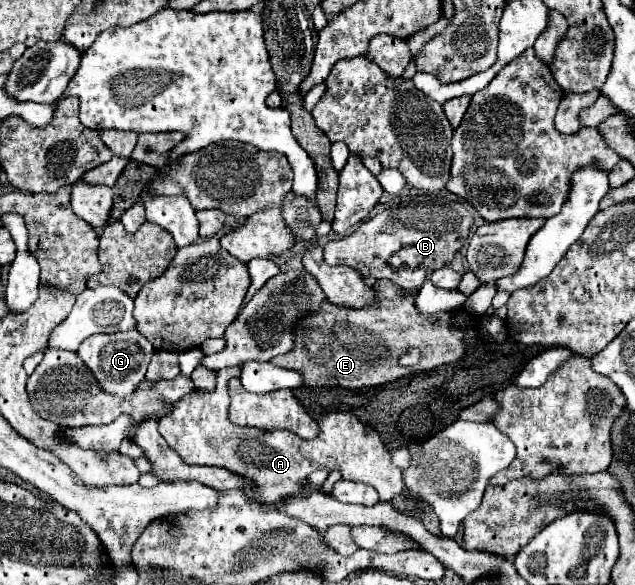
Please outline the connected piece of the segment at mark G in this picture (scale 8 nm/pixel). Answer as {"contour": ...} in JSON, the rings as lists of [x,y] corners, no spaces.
{"contour":[[[136,330],[116,332],[116,334],[98,334],[98,336],[86,338],[82,346],[78,348],[78,356],[90,368],[90,372],[94,374],[102,390],[106,390],[106,394],[114,394],[114,398],[120,398],[120,400],[130,398],[130,394],[134,394],[138,384],[144,380],[152,354],[154,354],[152,344]]]}

